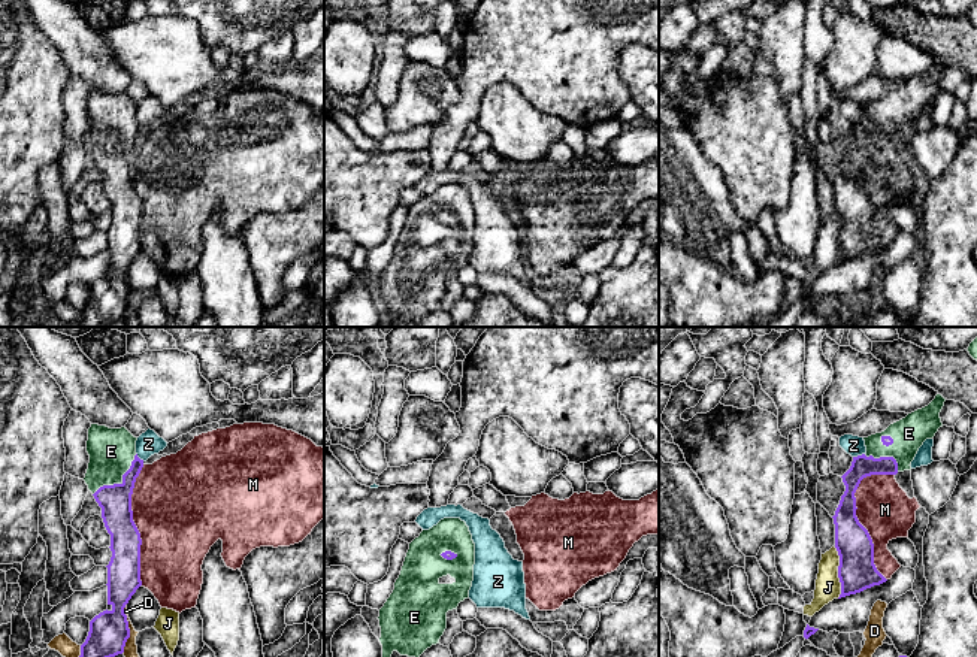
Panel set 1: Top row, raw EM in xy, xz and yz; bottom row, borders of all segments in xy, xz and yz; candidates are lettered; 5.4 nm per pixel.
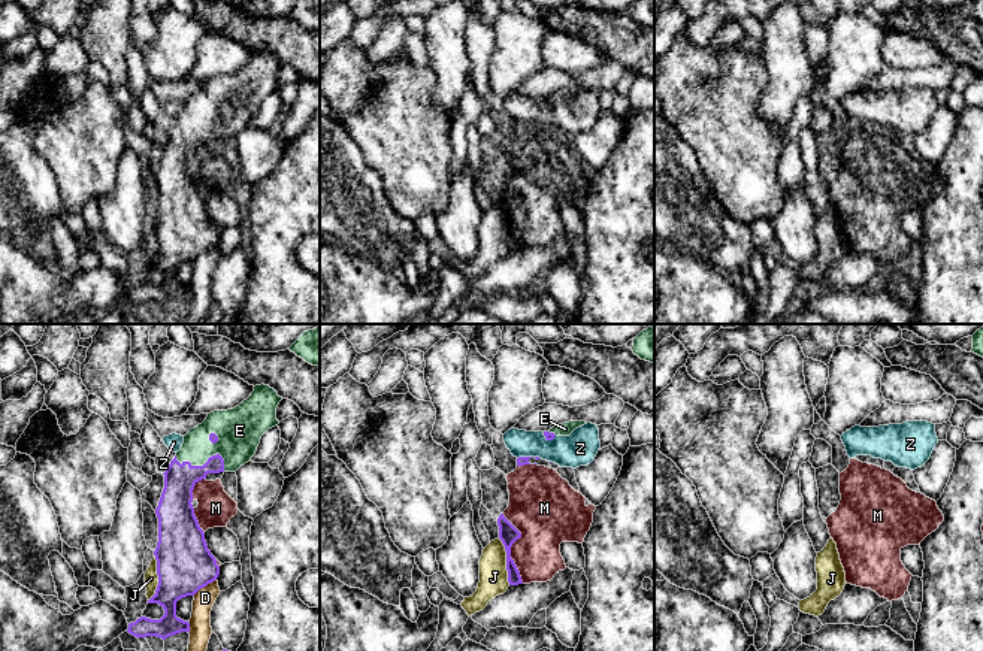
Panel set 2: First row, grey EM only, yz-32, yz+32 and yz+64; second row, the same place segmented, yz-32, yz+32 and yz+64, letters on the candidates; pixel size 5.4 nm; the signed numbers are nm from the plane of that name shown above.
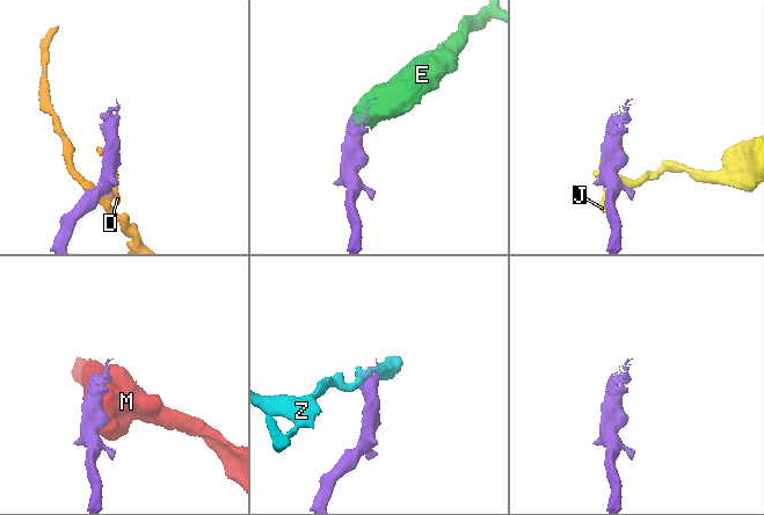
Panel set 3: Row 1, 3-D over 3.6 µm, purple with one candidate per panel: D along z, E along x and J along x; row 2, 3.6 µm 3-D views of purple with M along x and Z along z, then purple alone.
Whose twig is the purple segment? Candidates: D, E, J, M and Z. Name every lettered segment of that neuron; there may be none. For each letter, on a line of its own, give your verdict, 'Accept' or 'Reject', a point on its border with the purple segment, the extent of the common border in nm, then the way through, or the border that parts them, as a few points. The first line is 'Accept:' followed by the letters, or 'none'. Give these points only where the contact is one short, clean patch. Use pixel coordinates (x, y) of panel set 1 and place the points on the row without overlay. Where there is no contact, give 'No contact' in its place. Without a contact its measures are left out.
Accept: E
D: Reject. Touches purple at xy (129, 294). Shared border 280 nm
E: Accept. Touches purple at xy (120, 150). Shared border 320 nm
J: Reject. Touches purple at yz (838, 238). Shared border 280 nm. Boundary: yz (834, 212), (838, 221), (838, 263)
M: Reject. Touches purple at yz (862, 191). Shared border 600 nm
Z: Reject. Touches purple at yz (858, 121). Shared border 70 nm. Boundary: yz (864, 118), (853, 123)

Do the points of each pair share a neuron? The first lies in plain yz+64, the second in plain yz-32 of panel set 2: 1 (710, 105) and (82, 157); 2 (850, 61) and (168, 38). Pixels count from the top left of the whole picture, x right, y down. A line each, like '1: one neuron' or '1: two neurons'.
1: one neuron
2: one neuron

